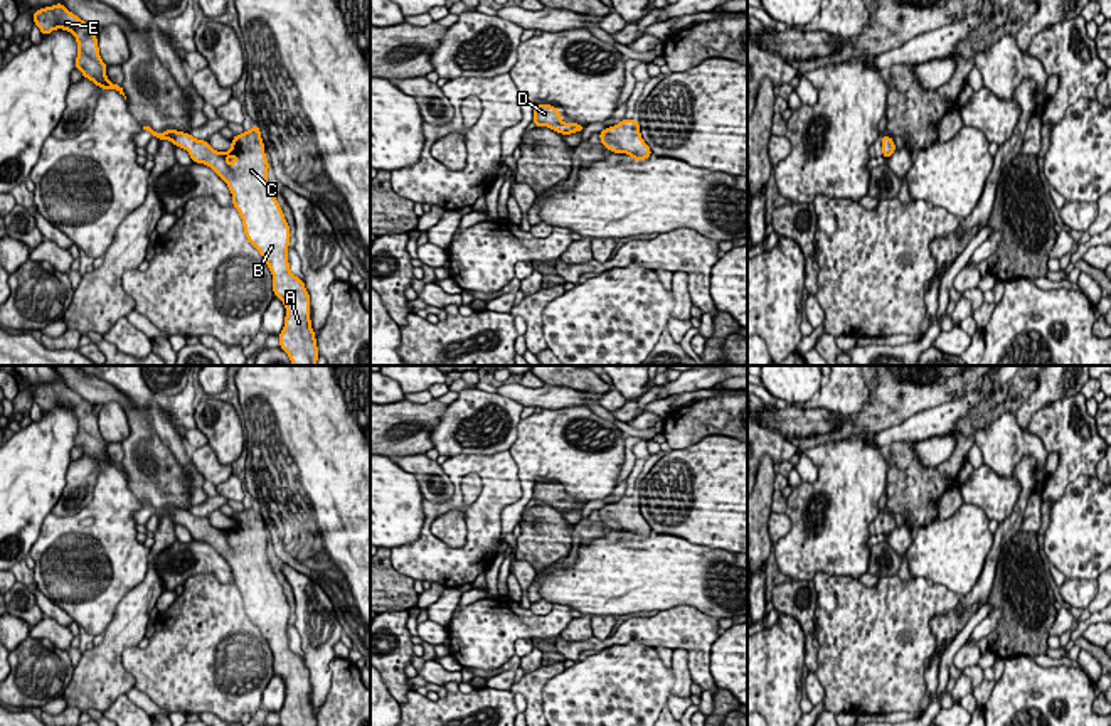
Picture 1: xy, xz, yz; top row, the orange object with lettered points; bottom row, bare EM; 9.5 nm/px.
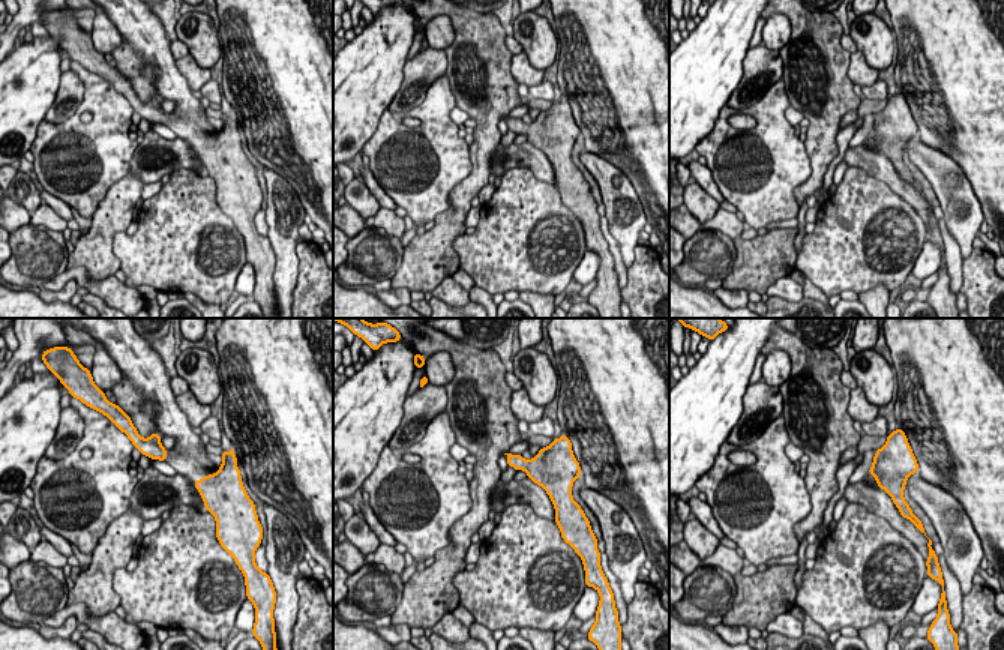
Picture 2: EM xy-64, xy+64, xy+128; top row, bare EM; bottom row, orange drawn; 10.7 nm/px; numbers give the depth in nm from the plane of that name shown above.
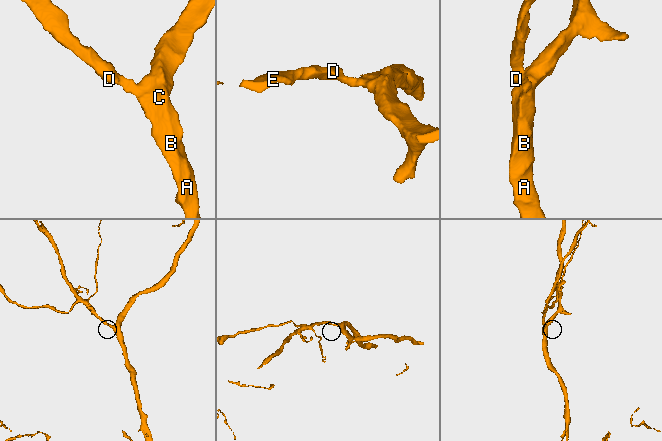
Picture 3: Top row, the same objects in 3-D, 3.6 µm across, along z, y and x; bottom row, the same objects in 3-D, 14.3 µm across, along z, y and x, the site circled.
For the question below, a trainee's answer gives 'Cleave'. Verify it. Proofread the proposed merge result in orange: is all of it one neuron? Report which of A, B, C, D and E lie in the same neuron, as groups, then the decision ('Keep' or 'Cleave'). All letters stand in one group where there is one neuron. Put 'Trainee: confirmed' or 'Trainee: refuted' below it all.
Groups: A B C D E. Keep
Trainee: refuted

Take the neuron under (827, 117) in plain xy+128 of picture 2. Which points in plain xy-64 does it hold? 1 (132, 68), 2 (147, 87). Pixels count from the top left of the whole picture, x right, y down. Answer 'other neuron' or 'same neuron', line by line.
1: same neuron
2: same neuron

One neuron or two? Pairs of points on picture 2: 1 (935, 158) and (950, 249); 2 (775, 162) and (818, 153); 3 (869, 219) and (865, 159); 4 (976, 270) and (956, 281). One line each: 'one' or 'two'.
1: two
2: two
3: two
4: two

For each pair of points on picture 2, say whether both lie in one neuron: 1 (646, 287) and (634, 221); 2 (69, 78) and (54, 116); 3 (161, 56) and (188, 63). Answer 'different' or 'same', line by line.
1: different
2: same
3: different

